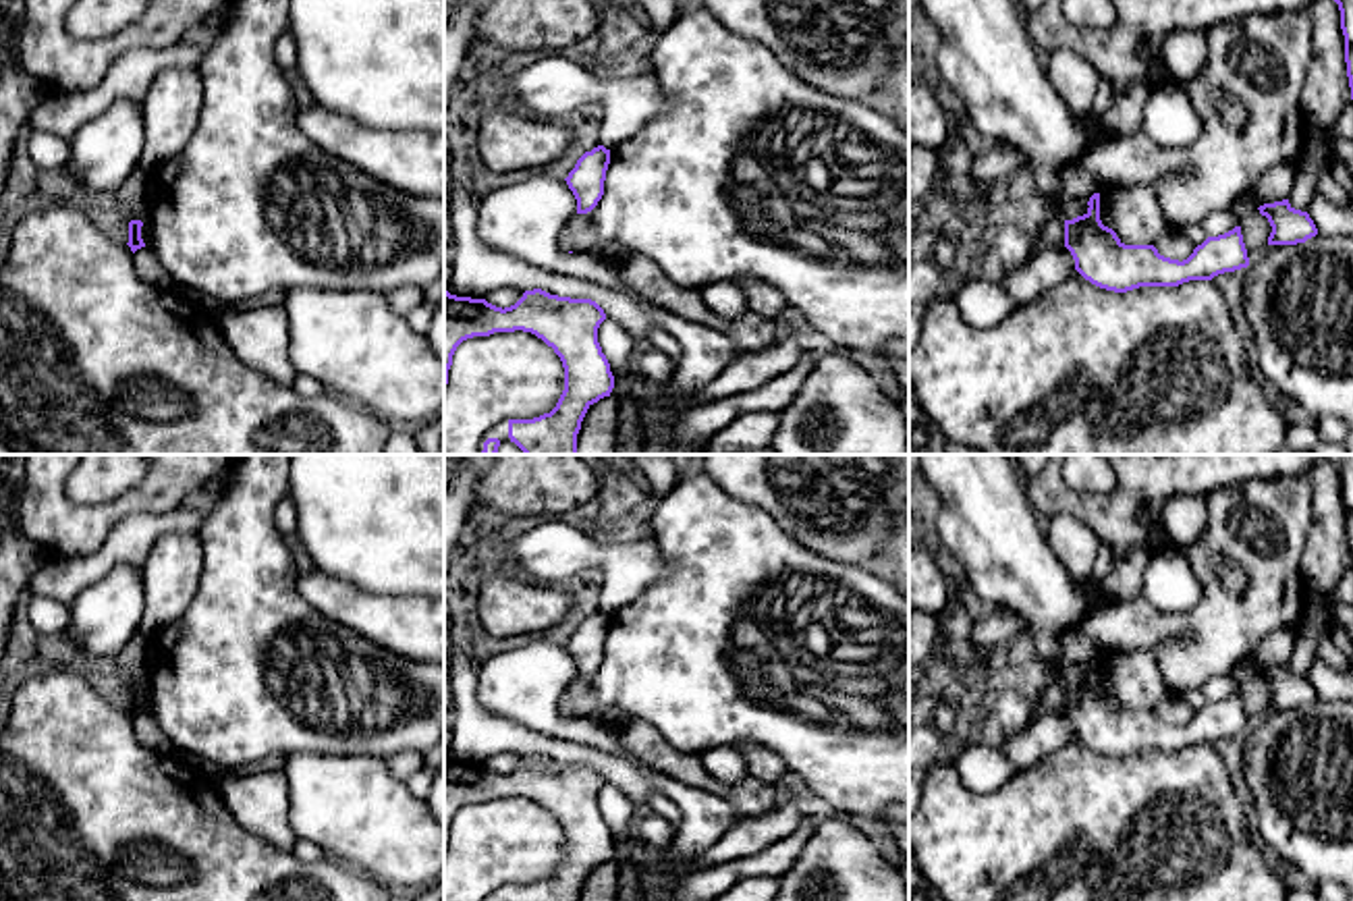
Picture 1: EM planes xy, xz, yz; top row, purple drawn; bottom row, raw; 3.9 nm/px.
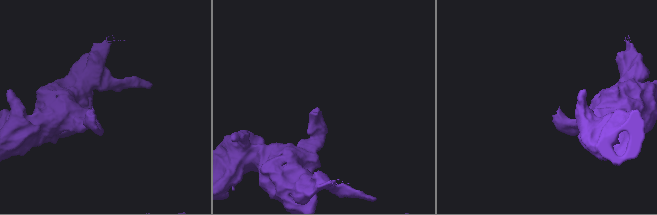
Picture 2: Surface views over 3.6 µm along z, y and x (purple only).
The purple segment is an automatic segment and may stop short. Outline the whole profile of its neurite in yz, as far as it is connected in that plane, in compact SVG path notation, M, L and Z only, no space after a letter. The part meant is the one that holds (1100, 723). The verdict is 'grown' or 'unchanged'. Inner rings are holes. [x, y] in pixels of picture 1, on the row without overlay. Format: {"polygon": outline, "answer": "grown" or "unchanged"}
{"polygon": "M1094 658L1087 671L1083 681L1065 685L1065 712L1075 725L1075 735L1100 754L1127 758L1139 752L1179 752L1249 731L1241 691L1208 702L1179 727L1160 720L1154 710L1125 710L1100 685L1100 658Z", "answer": "unchanged"}

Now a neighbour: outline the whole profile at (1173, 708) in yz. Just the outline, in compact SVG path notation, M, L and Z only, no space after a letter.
M1168 689L1168 693L1158 702L1154 708L1160 720L1170 722L1170 725L1187 725L1195 710L1189 706L1183 693L1175 693Z

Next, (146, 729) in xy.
M141 712L133 718L135 737L156 752L172 752L172 743L160 731L156 718L149 712Z

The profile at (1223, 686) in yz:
M1226 673L1226 675L1218 675L1212 677L1204 687L1204 695L1208 702L1218 702L1224 700L1228 695L1233 695L1235 691L1239 691L1241 687L1237 685L1237 681Z

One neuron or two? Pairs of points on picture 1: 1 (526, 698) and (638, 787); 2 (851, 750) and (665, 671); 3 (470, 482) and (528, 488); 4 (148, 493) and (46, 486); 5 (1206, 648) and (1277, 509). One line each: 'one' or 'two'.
1: two
2: one
3: two
4: one
5: one

